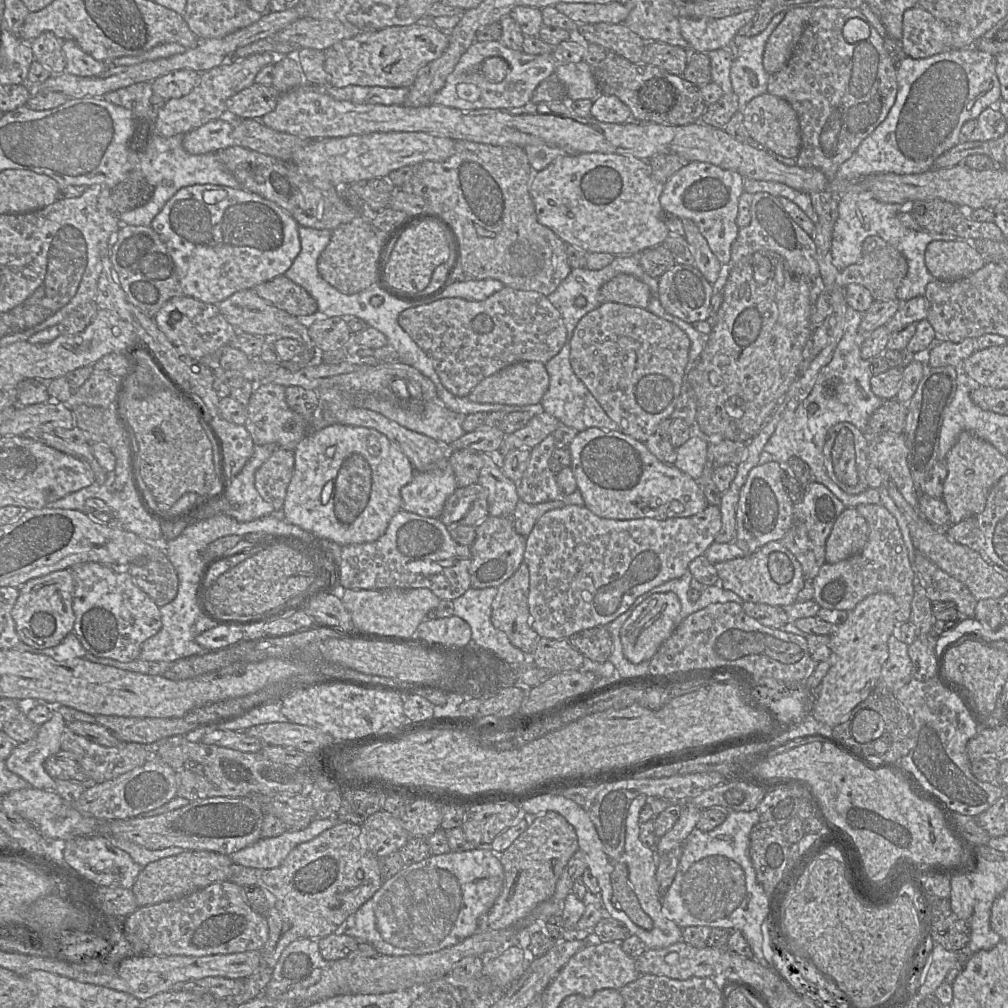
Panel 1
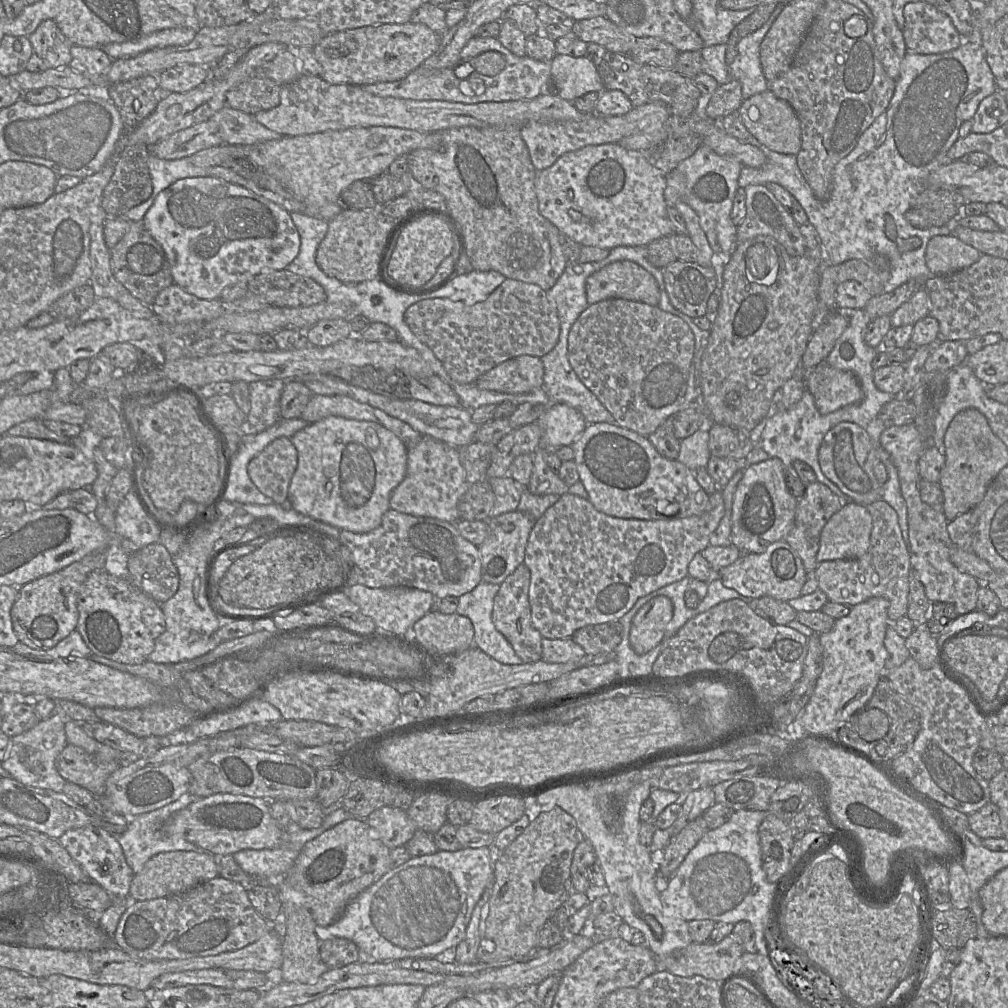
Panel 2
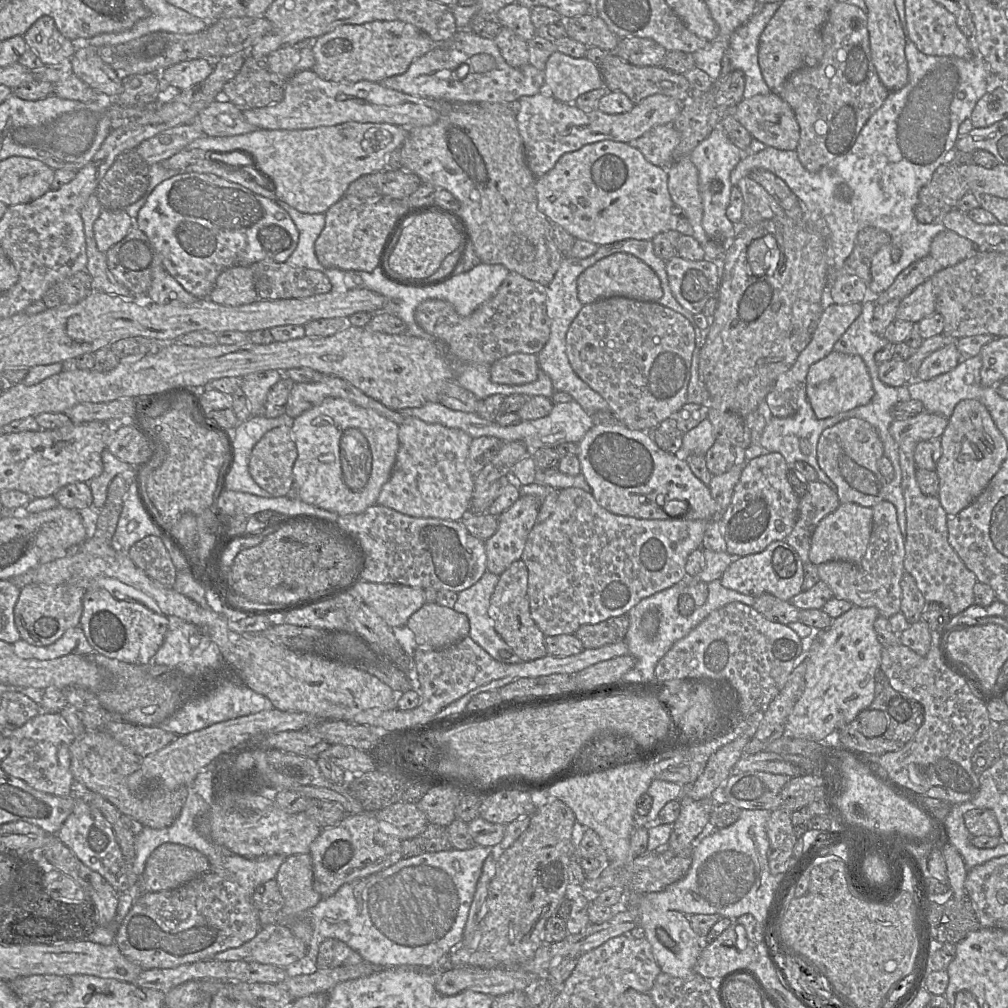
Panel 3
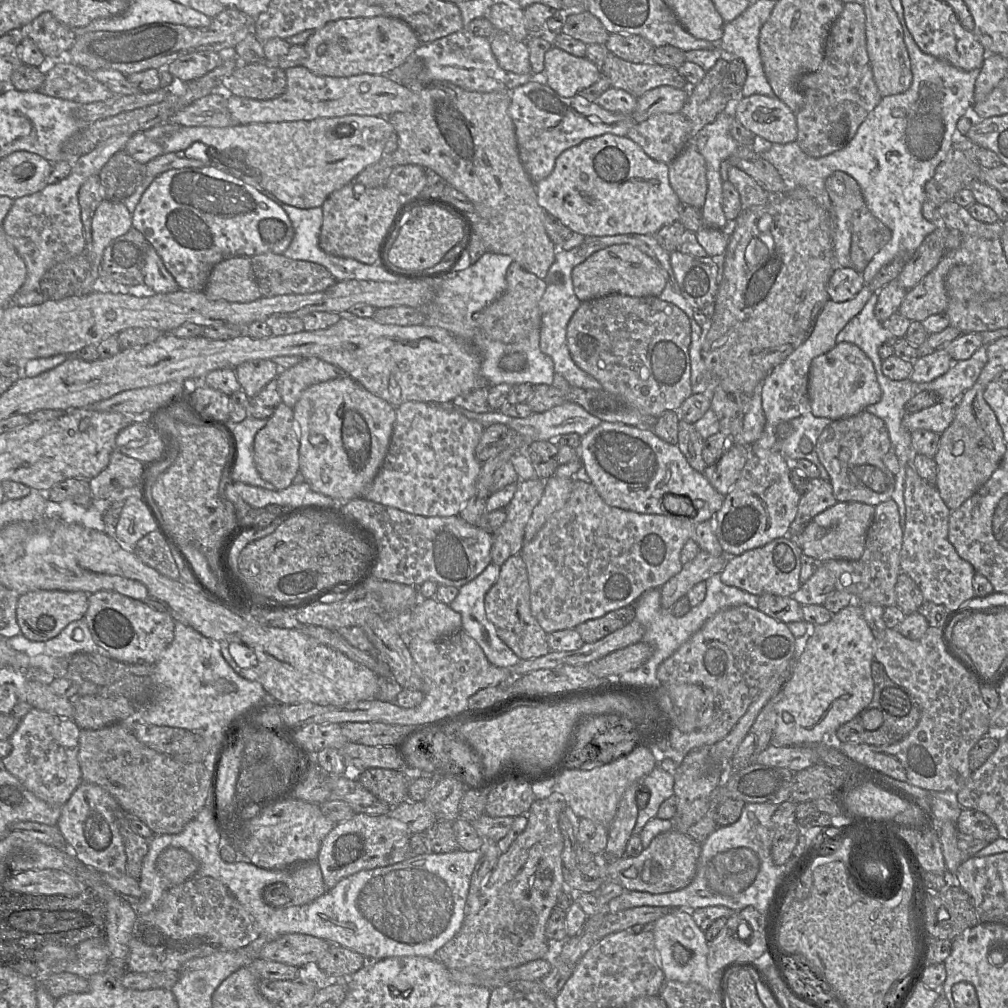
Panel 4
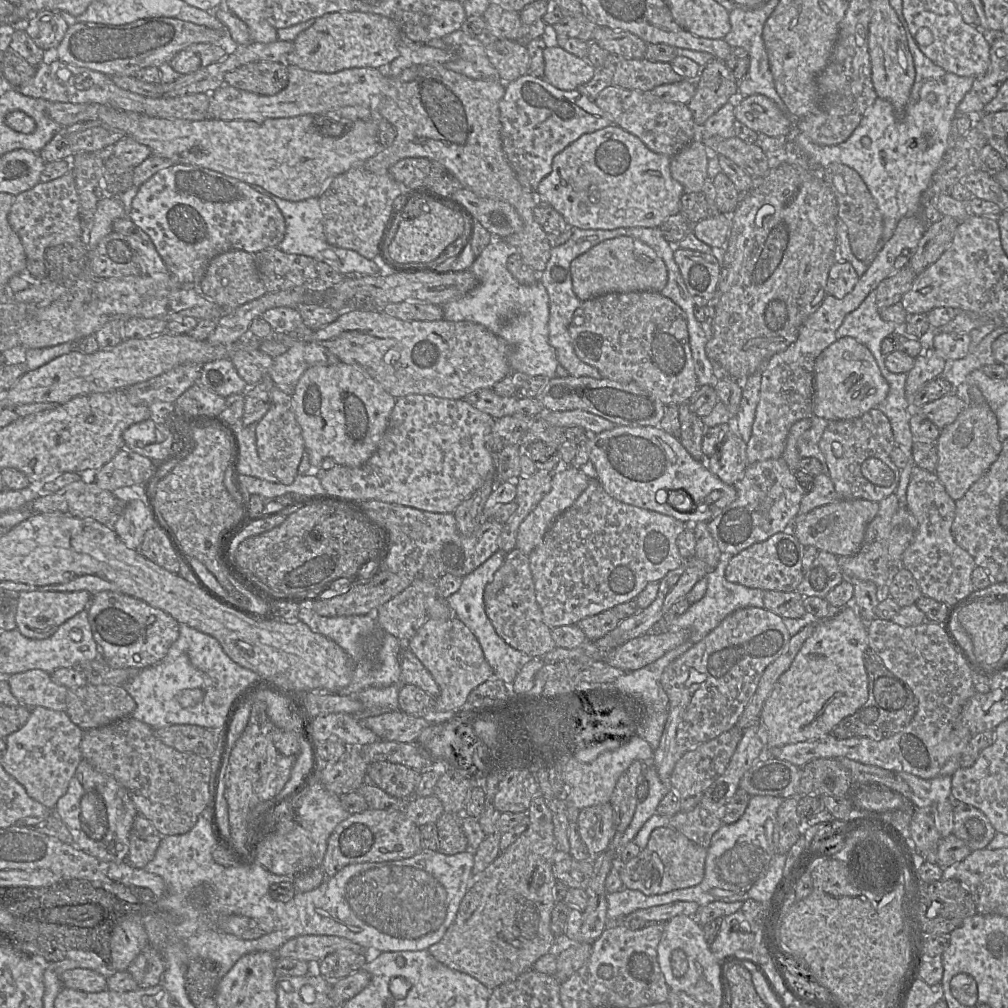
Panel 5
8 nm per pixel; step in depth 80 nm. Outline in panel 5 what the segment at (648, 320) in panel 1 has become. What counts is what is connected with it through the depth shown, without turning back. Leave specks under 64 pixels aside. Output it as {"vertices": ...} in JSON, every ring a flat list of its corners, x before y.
{"vertices":[[658,292,608,293,583,301,574,312,568,332,577,357,596,368,602,378,634,382,665,406,688,403,698,389,686,314]]}

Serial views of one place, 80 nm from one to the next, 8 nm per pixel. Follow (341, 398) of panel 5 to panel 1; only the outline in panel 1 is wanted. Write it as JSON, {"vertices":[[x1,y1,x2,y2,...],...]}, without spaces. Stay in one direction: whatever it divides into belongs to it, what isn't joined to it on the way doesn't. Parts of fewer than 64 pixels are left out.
{"vertices":[[333,423,317,431,310,431,296,446,294,450,295,466,291,481,286,491,283,512,284,520,289,524,296,525,302,530,312,533,313,535,333,541,340,546,348,544,362,544,374,542,379,539,386,531,392,517,402,510,401,488,410,483,415,470,398,446,393,444,384,434,375,429,349,426,339,423]]}

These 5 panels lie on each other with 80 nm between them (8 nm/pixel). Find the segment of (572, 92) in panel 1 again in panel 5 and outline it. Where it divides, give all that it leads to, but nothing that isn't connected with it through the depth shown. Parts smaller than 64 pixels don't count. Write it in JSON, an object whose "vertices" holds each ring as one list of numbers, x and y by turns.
{"vertices":[[550,38,544,49,544,78,554,87,570,91,588,83,595,68,583,58,579,58,558,45]]}

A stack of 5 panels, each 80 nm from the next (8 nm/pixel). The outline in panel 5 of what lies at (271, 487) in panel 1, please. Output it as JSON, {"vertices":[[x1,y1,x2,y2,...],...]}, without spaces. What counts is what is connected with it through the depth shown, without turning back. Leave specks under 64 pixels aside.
{"vertices":[[276,385,271,389,271,407,257,423,256,444,259,458,269,472,277,477,279,483,292,484,298,475,298,467,305,451,304,439,294,411,293,397]]}

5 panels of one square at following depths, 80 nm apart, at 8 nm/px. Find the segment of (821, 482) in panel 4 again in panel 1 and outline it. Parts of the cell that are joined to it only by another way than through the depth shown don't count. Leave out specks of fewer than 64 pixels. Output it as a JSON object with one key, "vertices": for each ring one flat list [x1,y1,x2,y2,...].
{"vertices":[[816,481,805,486,802,499,793,506,792,526,780,541,798,560,802,566,804,579,814,580,825,561,826,541,837,518,845,510,843,503,823,484]]}

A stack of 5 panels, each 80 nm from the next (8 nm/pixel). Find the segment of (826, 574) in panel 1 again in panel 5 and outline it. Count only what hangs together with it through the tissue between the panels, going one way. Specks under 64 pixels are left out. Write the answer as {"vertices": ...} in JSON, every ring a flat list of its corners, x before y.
{"vertices":[[894,493,879,502,879,511,866,528,863,544,859,552,852,556,838,557,838,564,843,580,849,583,851,583,851,580,873,582,877,586,878,602,883,601,890,596,890,584,898,571,902,568,901,561,893,561,888,552,890,524,898,508,898,498]]}

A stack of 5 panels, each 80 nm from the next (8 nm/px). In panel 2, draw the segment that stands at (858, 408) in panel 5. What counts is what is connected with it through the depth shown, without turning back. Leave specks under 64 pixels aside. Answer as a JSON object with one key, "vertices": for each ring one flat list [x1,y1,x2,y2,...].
{"vertices":[[826,362,807,373,806,389,812,394,817,410,822,415,863,398,860,383,851,372,834,368]]}

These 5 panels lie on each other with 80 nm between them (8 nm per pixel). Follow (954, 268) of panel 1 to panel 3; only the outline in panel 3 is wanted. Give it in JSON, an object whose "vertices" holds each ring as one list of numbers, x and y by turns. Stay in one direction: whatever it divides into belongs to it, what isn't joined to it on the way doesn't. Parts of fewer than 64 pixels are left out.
{"vertices":[[946,229,933,238,929,254,943,269,972,257,976,252,978,250,971,241]]}

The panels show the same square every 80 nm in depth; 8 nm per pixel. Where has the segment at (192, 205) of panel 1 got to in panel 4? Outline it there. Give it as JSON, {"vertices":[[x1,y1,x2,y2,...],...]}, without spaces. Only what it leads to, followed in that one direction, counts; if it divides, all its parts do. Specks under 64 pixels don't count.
{"vertices":[[214,166,172,169,154,178,143,193,132,215,132,225,155,248,166,269,179,287,186,291,204,291,212,268,236,256,283,254,294,230,285,211,266,195,241,179]]}

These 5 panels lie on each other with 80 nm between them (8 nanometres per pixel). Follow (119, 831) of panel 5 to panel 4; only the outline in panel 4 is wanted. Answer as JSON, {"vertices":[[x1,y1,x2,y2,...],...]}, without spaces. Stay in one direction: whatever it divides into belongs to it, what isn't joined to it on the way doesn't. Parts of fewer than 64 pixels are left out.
{"vertices":[[81,781,69,800,61,806,57,826,67,849,84,865,98,872,123,876,126,871,126,853,119,832,119,816,124,813,116,799,99,785]]}

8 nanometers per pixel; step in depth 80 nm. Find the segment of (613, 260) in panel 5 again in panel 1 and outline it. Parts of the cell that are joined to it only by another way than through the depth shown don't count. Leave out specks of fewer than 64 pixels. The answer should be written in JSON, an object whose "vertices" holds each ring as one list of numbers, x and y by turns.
{"vertices":[[619,274,605,283,599,291,599,301,616,302,646,308,651,298,647,284,628,274]]}

